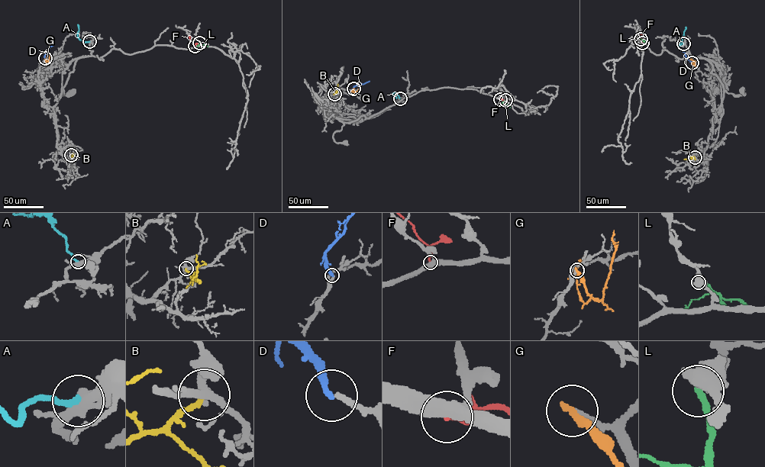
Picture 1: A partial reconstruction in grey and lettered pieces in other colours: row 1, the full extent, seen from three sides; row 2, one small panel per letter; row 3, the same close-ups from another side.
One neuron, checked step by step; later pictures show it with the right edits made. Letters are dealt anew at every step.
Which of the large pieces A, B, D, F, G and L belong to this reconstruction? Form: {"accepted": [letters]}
{"accepted": ["D"]}

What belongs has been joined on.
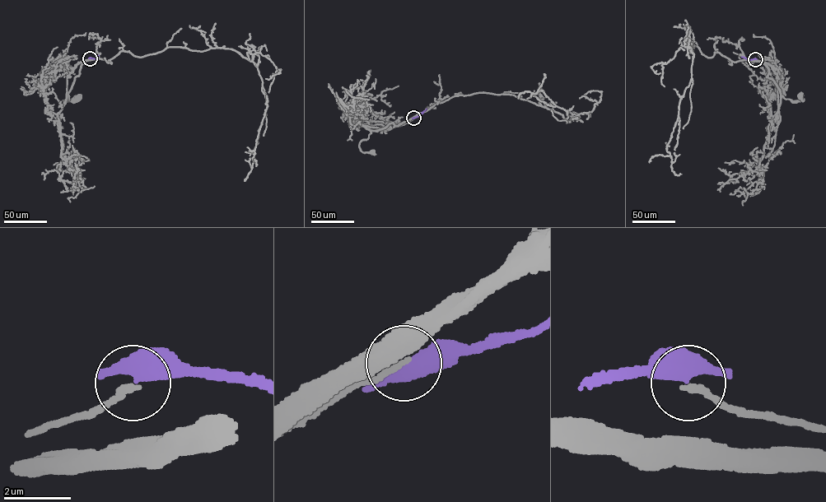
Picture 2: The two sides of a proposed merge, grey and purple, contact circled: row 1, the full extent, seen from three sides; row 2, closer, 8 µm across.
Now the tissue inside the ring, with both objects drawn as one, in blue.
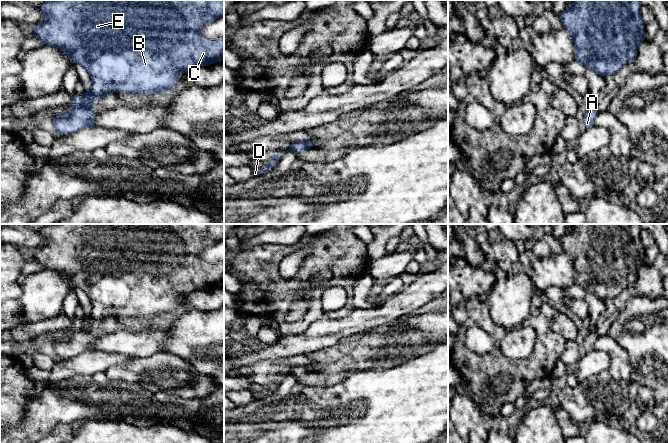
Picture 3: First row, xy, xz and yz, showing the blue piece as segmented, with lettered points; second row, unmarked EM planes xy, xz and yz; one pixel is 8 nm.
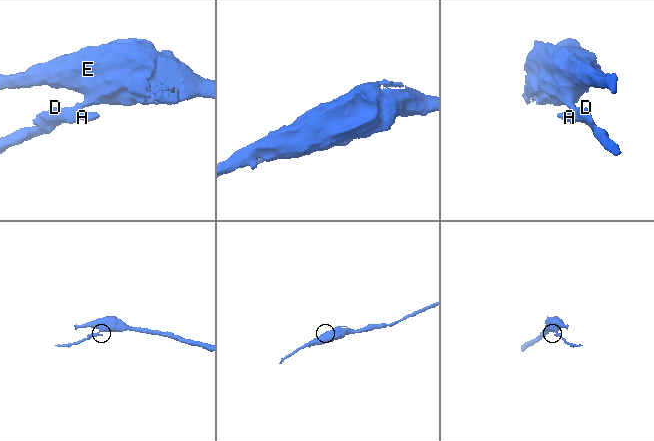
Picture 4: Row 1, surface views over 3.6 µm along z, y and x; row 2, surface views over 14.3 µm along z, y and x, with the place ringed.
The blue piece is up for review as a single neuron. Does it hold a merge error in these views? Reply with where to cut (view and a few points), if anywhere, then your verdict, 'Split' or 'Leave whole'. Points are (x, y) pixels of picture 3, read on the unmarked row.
Split along xy (83, 320), (83, 323), (88, 328). Split

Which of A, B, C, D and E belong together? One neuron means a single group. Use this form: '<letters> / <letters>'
A D / B C E

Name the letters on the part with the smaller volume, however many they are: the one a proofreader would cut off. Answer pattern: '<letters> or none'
A, D

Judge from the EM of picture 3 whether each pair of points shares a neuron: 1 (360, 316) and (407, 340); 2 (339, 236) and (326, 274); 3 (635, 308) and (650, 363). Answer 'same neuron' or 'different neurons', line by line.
1: different neurons
2: different neurons
3: same neuron

